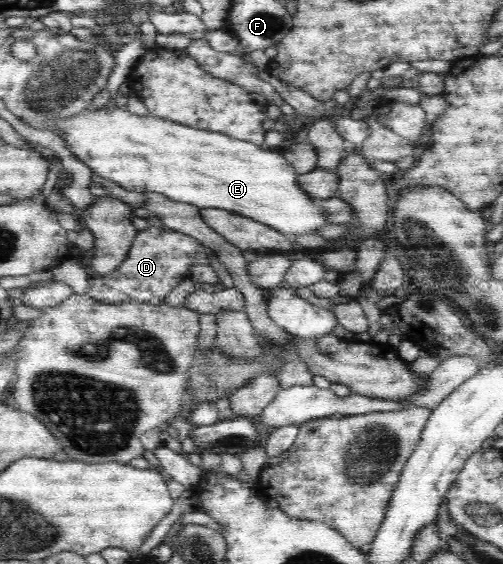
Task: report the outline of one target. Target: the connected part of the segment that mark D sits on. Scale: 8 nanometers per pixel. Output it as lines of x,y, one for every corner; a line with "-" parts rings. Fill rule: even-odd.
150,226
147,229
138,230
126,258
115,267
112,273
106,276
91,276
90,287
86,293
97,303
121,304
127,301
139,301
158,305
164,303
164,299
182,283
182,280
190,276
191,265
208,265
212,257
215,257
214,250
189,235
176,230
164,230

